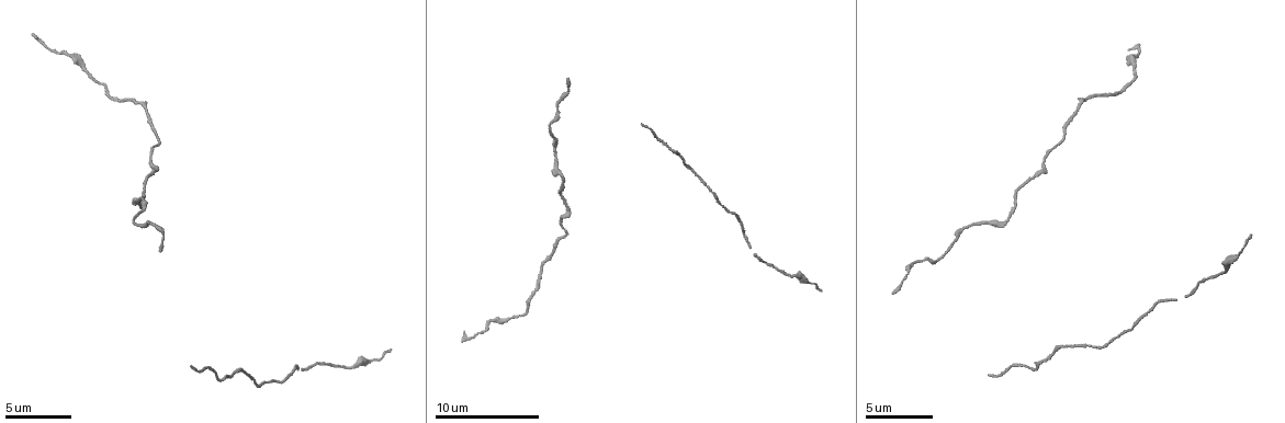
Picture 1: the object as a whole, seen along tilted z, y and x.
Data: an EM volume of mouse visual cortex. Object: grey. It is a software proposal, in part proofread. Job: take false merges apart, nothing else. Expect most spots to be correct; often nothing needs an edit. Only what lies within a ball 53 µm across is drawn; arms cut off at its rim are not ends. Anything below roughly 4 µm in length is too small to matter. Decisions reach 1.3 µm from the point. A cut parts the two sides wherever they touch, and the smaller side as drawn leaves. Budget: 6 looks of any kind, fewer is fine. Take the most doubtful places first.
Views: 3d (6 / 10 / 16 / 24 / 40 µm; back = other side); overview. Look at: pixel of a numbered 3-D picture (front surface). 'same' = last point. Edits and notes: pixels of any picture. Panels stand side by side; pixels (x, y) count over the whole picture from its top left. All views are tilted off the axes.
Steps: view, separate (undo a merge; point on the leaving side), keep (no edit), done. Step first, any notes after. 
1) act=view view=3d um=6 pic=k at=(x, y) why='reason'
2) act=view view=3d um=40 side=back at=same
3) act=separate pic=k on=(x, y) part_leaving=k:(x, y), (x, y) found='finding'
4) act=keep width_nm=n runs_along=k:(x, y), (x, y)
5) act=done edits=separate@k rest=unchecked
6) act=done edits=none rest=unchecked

act=view view=3d um=16 pic=1 at=(149, 156) why='sudden change in width'

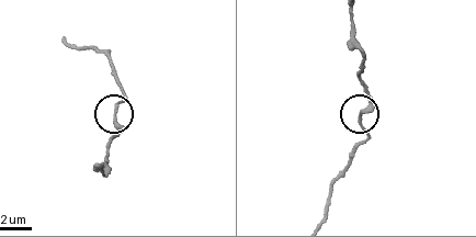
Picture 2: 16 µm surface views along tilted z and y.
act=keep runs_along=2:(349, 9), (367, 142) found='all the same cell'

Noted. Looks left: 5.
act=view view=3d um=6 pic=1 at=(1224, 271) why='calibre changes'

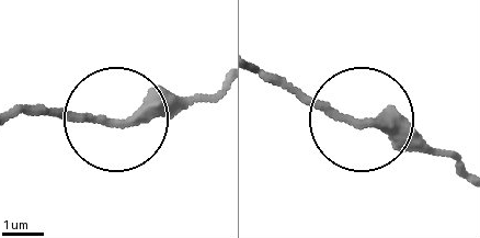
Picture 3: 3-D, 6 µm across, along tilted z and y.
act=keep runs_along=3:(260, 72), (352, 120), (454, 150) found='all the same cell'

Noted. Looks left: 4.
act=view view=3d um=6 pic=1 at=(87, 77) why='sudden change in width'

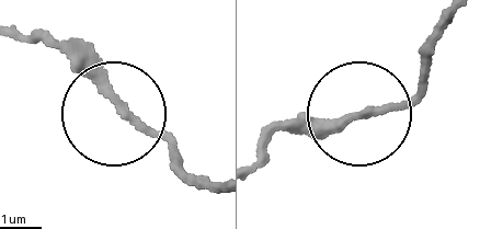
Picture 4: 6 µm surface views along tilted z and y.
act=keep runs_along=4:(456, 19), (400, 100), (349, 117), (262, 125) found='continuous, no second cell'

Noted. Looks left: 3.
act=done edits=none rest=unchecked

